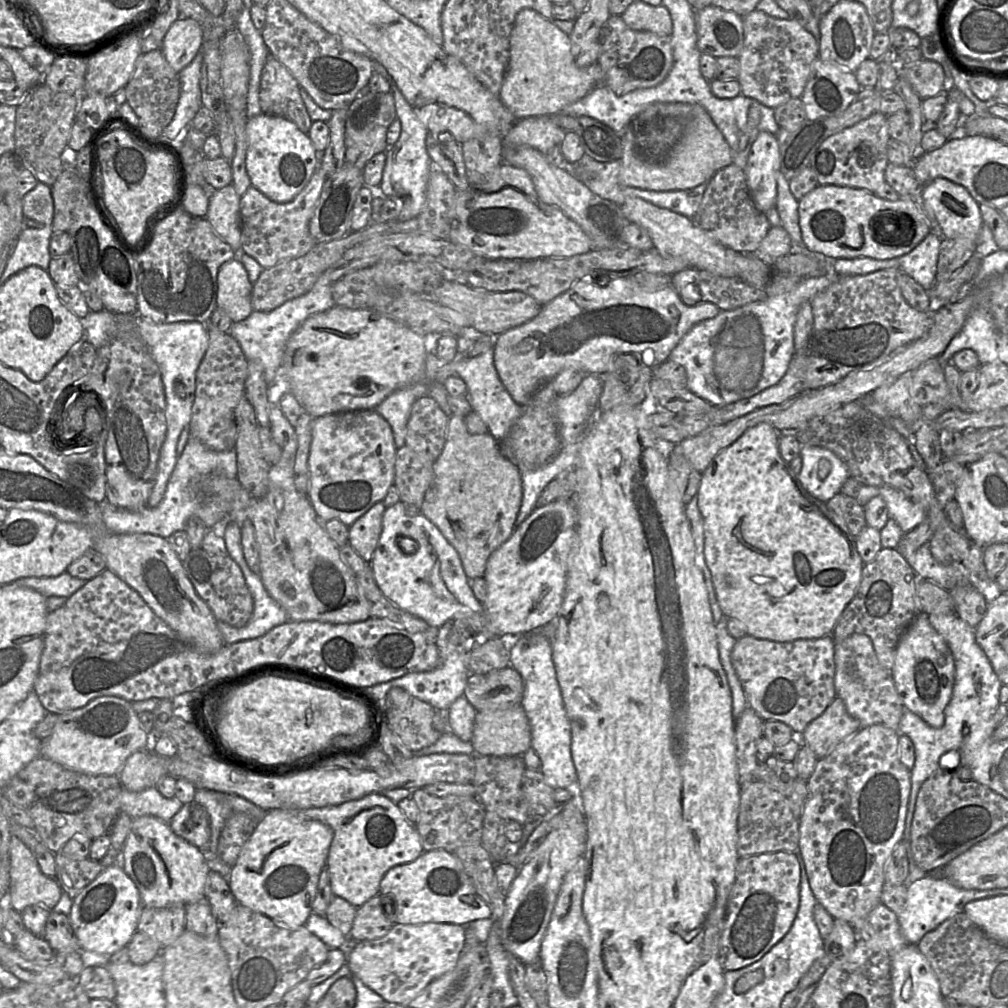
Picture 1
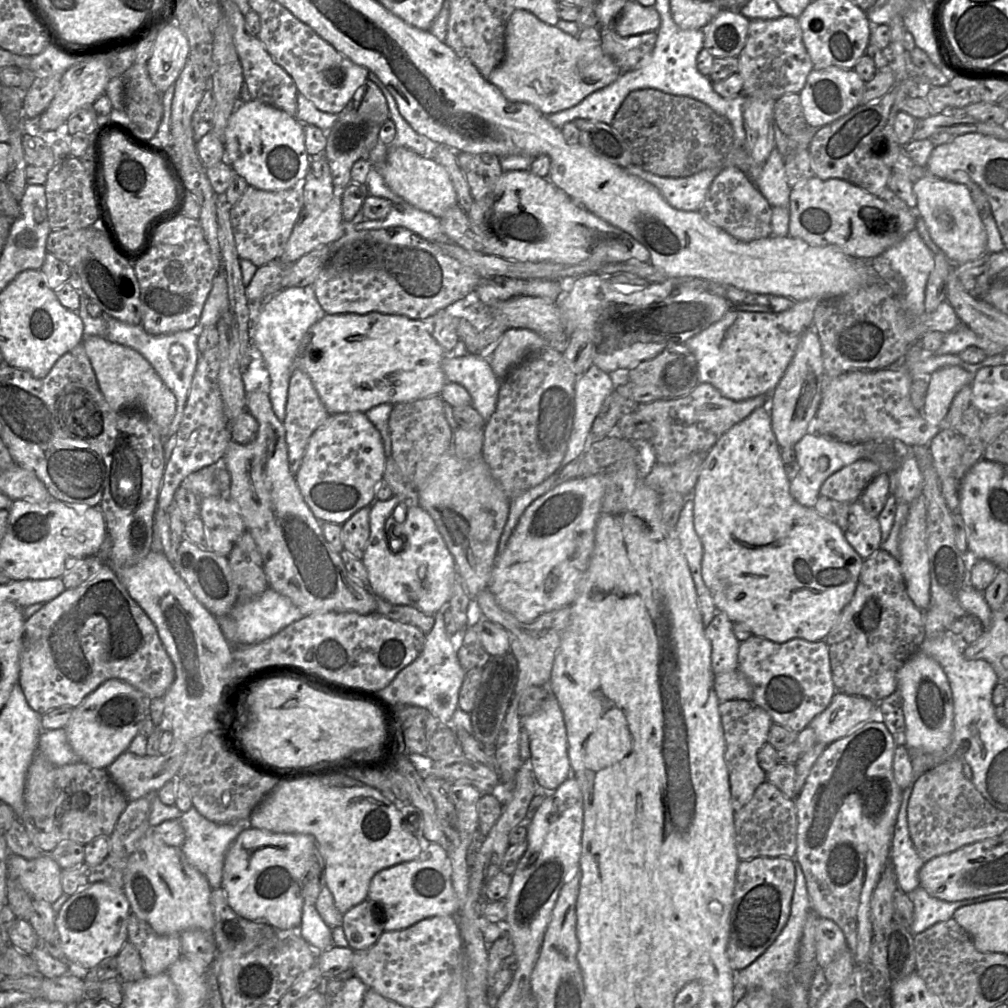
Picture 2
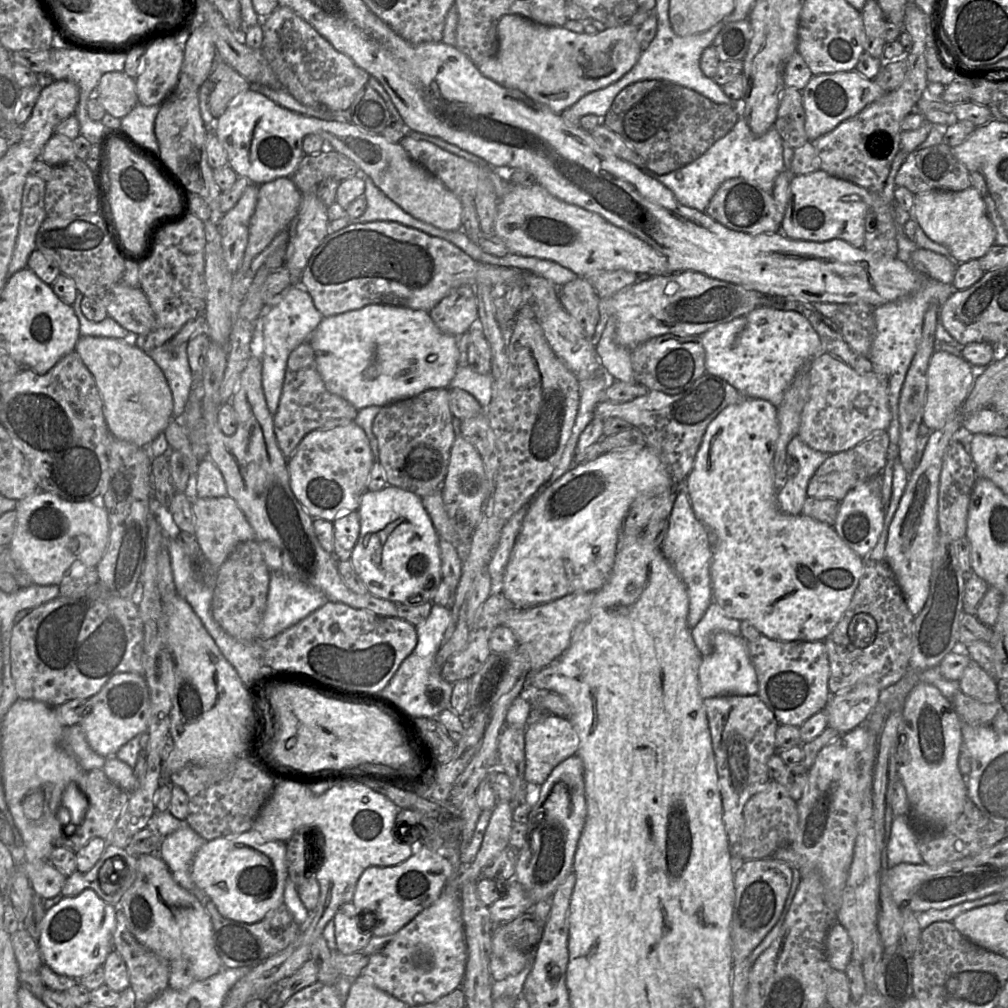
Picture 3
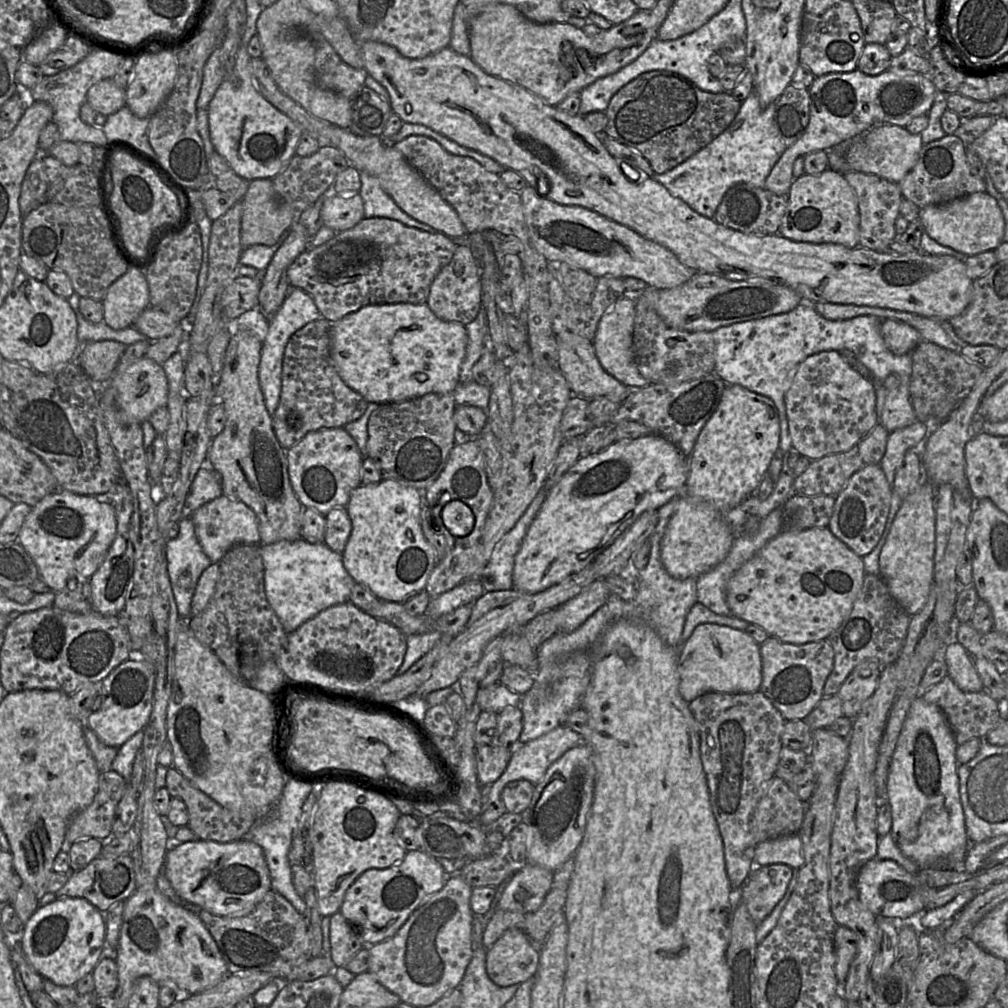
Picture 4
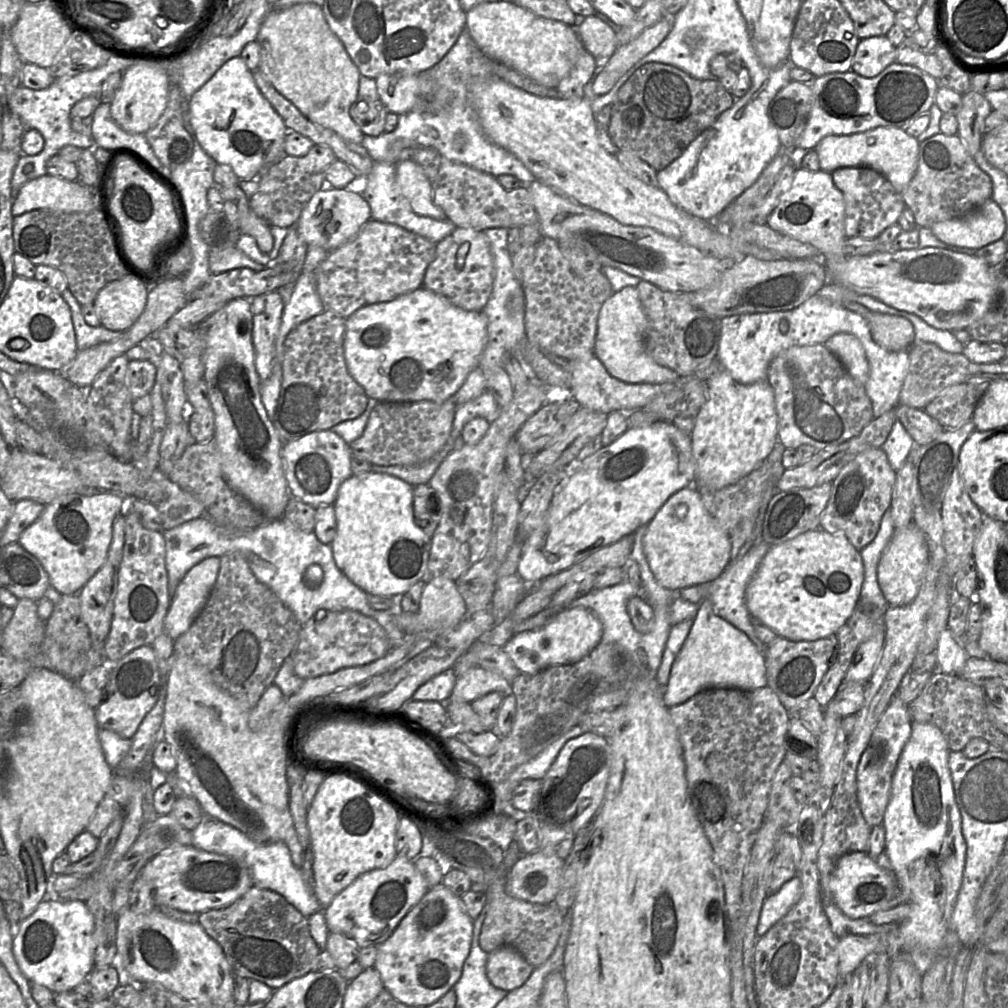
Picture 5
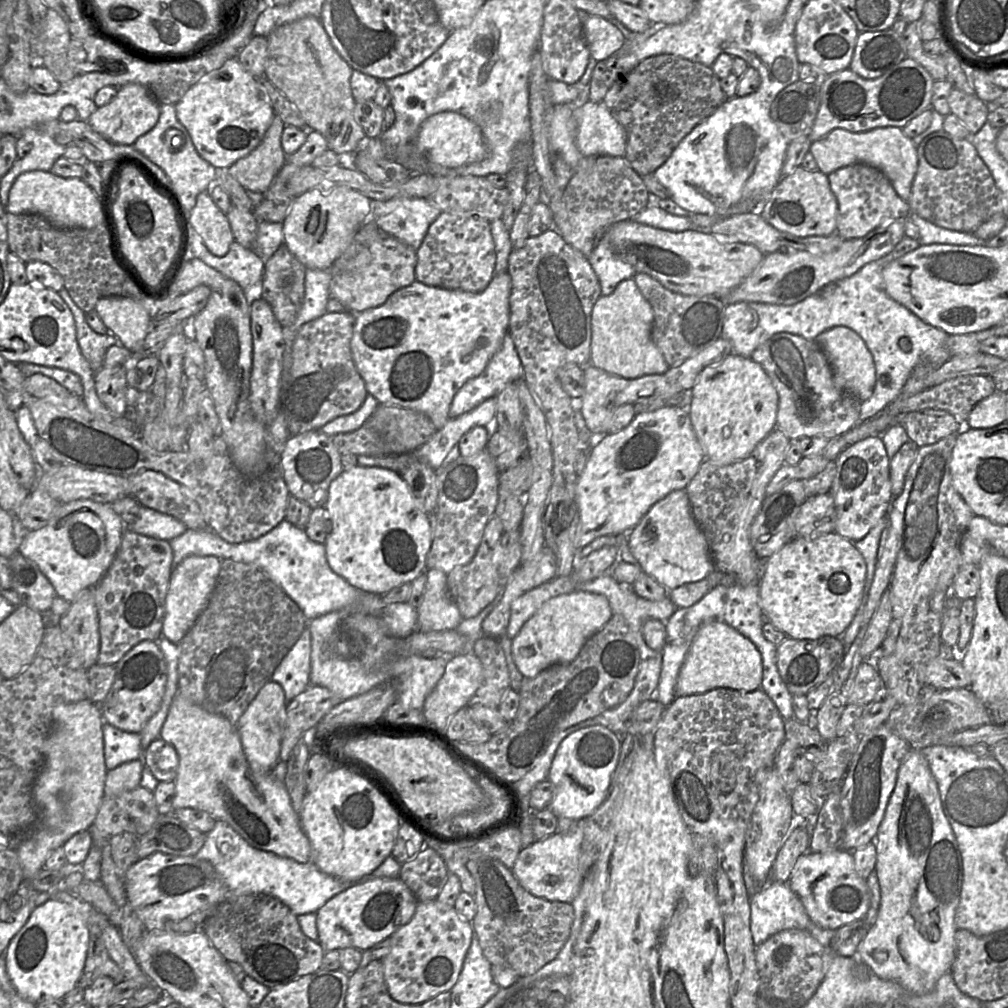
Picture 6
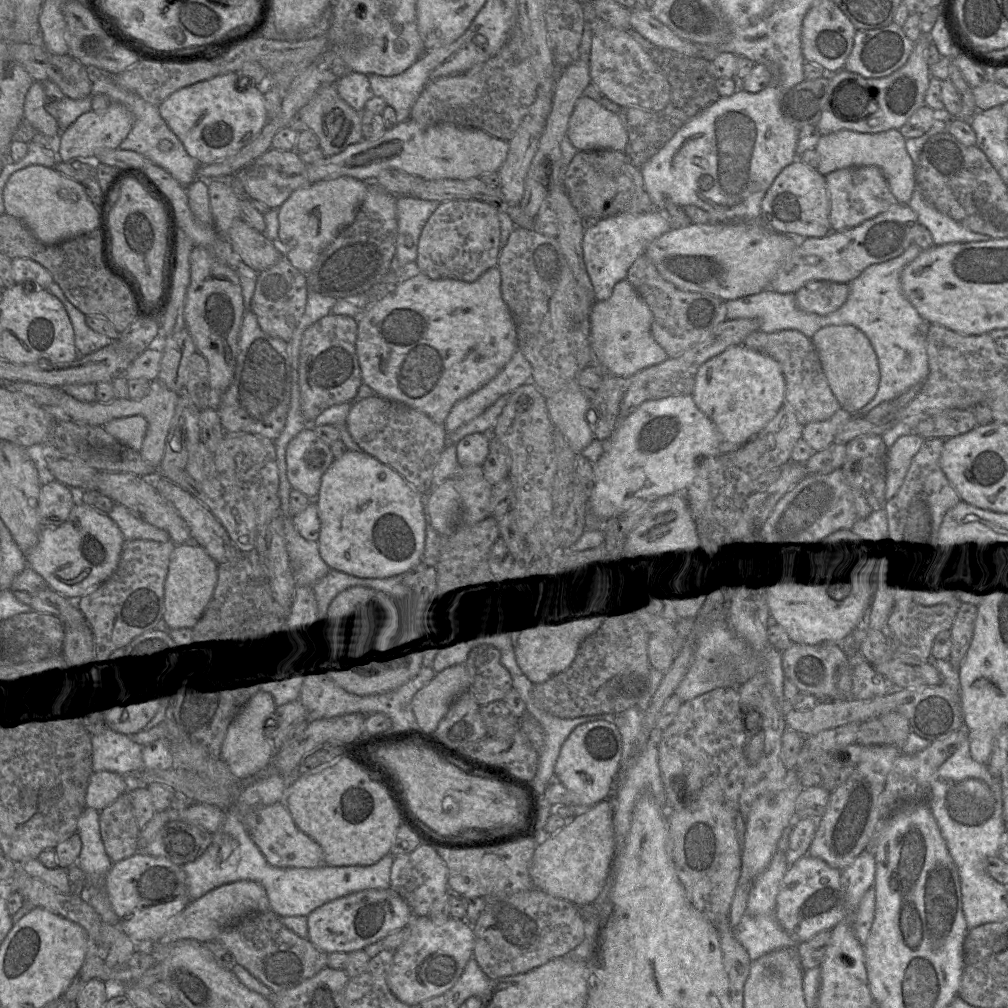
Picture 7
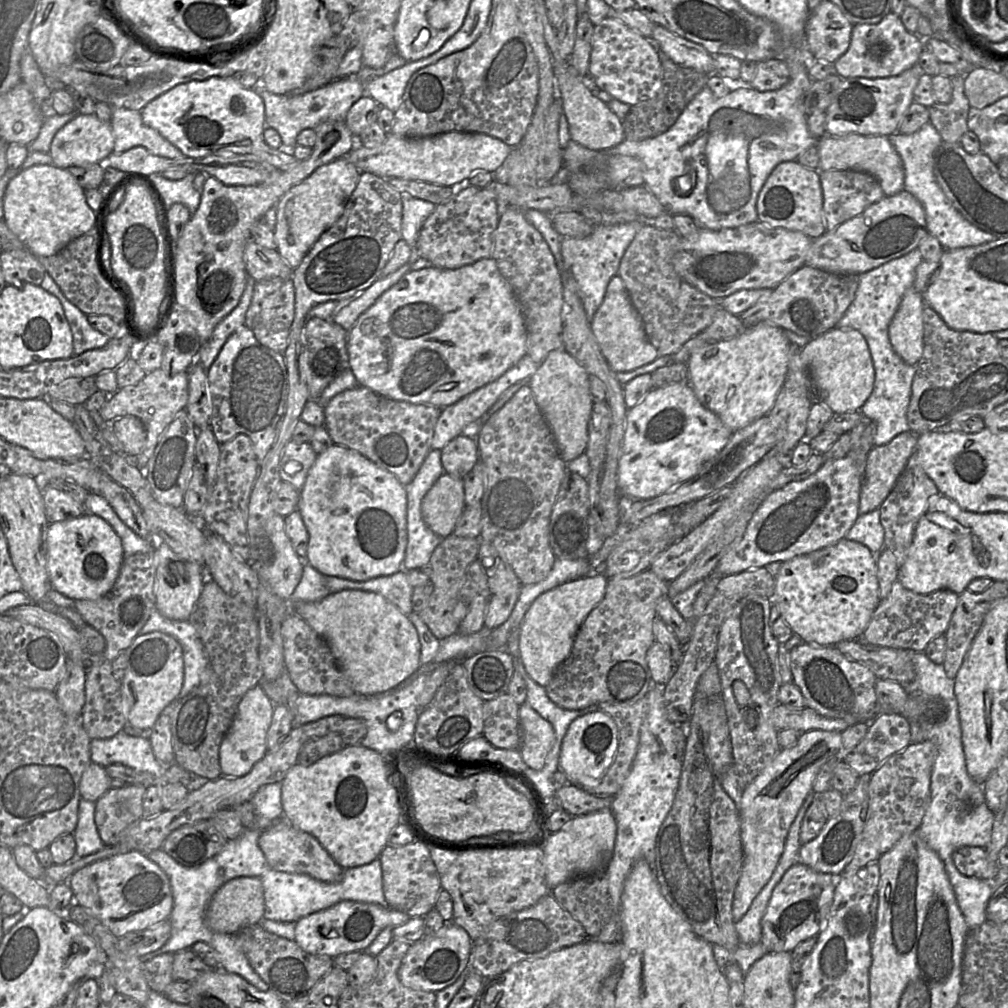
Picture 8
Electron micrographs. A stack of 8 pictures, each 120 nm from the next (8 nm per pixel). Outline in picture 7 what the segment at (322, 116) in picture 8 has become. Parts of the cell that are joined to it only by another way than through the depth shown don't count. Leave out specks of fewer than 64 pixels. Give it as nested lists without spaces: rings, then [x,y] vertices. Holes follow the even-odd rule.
[[[349,72],[335,83],[335,87],[339,96],[358,112],[375,97],[366,74]]]

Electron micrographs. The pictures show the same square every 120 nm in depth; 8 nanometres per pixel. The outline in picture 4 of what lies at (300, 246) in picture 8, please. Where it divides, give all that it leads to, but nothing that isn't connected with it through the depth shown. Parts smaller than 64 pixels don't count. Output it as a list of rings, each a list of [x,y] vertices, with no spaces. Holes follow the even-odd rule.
[[[333,185],[323,196],[321,219],[323,225],[341,232],[348,230],[364,219],[364,204],[359,193],[339,195],[333,192]]]

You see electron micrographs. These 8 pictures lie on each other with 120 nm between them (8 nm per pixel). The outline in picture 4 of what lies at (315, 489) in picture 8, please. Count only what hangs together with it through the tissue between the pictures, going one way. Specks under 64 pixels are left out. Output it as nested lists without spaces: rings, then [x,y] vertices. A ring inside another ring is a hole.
[[[382,479],[355,488],[345,506],[352,529],[341,553],[343,565],[355,582],[380,600],[403,603],[406,597],[424,590],[437,563],[420,525],[421,495],[402,482]]]

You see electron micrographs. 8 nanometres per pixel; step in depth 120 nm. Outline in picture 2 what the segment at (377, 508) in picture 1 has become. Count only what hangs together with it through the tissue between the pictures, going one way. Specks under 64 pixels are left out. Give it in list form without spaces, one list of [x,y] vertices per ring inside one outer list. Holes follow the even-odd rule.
[[[371,505],[360,508],[341,525],[343,549],[357,559],[362,559],[370,535],[369,514]]]

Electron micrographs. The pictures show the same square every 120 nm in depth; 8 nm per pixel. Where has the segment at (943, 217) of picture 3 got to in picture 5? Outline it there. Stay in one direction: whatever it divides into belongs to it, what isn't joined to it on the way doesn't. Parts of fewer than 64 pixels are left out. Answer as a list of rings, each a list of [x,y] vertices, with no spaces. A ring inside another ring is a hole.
[[[990,198],[978,209],[961,217],[936,222],[930,229],[939,240],[949,245],[979,249],[1003,238],[1006,220],[1001,208]]]

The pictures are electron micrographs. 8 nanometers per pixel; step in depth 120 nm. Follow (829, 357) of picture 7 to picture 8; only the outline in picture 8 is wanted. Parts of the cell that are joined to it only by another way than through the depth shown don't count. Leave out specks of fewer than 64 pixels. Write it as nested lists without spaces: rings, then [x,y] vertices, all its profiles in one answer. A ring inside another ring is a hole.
[[[832,328],[801,348],[801,356],[815,391],[812,403],[819,401],[834,413],[860,411],[873,390],[875,370],[867,341],[859,331]]]

